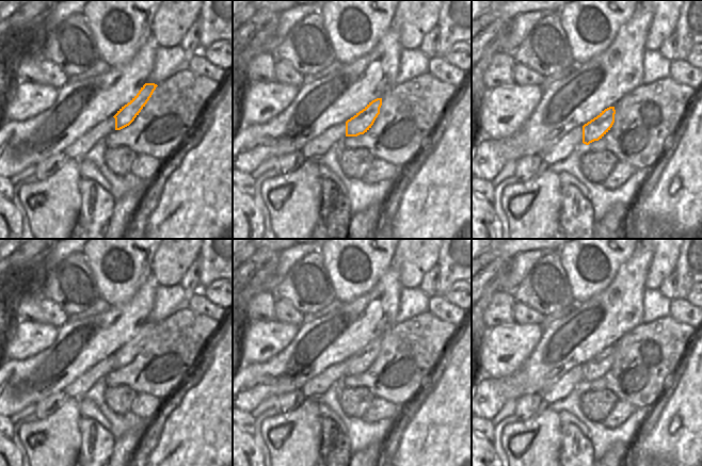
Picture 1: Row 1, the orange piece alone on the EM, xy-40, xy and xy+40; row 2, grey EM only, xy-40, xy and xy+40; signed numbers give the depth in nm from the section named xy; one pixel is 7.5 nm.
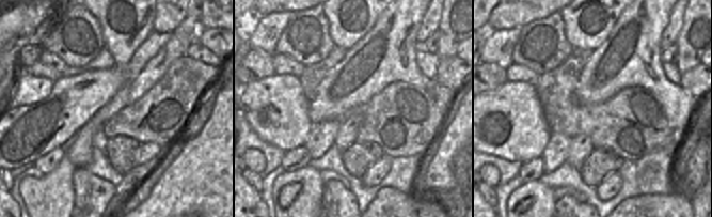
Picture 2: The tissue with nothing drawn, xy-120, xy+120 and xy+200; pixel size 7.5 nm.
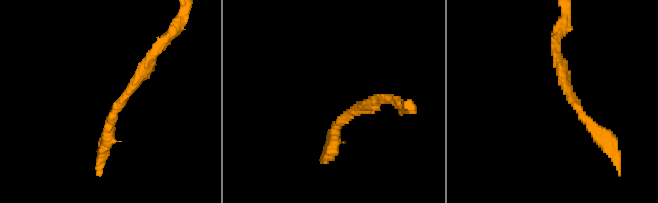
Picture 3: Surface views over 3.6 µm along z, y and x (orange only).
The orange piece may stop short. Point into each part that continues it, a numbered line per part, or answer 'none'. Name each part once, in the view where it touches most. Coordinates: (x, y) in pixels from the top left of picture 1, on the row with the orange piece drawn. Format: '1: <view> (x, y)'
none

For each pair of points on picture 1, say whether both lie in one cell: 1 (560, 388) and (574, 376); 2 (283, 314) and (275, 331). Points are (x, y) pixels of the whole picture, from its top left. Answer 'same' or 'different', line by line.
1: same
2: different

